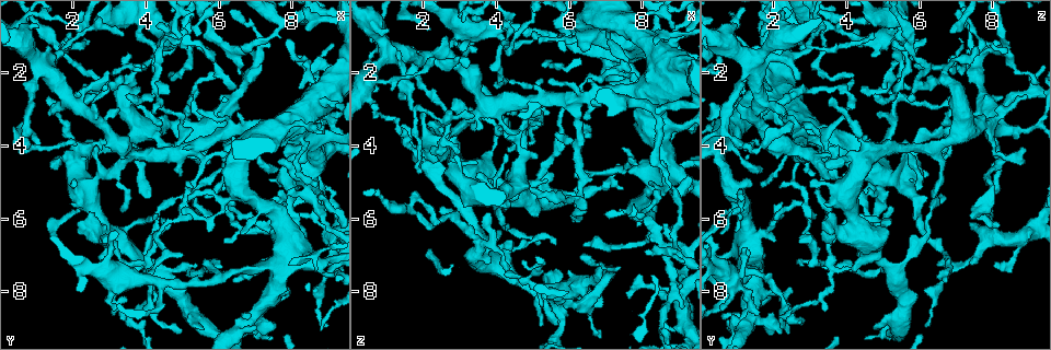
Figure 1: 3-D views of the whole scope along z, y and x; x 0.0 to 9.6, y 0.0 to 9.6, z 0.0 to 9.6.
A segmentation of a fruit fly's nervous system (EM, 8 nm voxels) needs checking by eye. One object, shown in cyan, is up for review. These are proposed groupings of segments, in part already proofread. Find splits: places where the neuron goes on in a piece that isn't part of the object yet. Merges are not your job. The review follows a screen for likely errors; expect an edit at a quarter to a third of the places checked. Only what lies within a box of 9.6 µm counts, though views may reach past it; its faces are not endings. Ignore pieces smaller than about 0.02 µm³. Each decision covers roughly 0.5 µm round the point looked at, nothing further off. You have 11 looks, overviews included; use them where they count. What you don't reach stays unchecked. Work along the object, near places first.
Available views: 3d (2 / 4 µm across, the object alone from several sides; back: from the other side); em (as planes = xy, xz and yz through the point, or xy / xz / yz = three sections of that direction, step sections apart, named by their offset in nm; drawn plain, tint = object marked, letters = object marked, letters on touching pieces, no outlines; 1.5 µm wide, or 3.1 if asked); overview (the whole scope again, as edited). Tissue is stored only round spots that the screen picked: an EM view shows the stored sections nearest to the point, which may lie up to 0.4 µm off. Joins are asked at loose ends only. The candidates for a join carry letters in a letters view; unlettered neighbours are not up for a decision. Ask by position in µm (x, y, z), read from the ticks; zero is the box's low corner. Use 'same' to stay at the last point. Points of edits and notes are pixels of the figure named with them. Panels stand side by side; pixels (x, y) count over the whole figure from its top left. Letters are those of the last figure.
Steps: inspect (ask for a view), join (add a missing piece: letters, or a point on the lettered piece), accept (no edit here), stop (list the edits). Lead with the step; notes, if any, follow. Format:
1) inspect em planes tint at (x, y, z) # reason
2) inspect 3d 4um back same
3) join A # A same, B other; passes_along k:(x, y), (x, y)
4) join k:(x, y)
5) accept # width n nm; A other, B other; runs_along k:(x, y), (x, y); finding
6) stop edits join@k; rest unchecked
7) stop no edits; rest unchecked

inspect em planes tint at (5.25, 1.35, 8.40) # tapers out

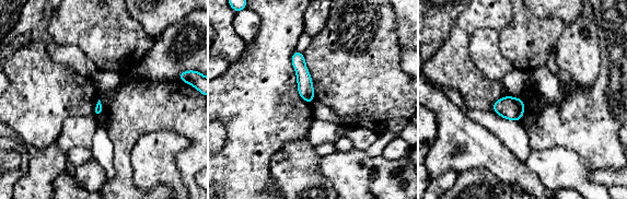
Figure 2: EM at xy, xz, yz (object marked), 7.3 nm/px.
inspect em planes letters same # see the neighbours

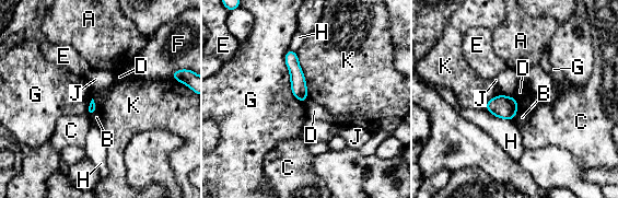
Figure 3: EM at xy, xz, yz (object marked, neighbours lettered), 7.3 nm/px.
accept # width 70 nm; A other, B other, C other, D other, E other, F other, G other, H other, J other, K other; runs_along 3:(289, 54), (295, 70), (302, 98); no lettered piece goes on from it

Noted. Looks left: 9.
inspect em planes letters at (1.85, 1.00, 4.75) # free end

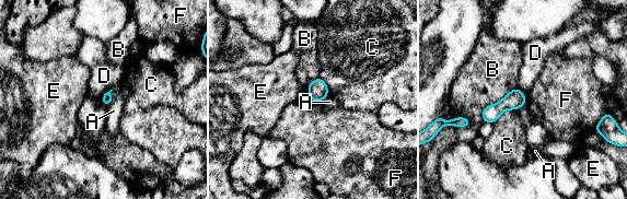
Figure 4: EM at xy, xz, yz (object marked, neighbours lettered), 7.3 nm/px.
accept # A other, B other, C other, D other, E other, F other; border 4:(112, 89), (100, 97); no lettered piece goes on from it

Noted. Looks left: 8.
inspect 3d 2um at (5.00, 7.05, 1.20) # thin end

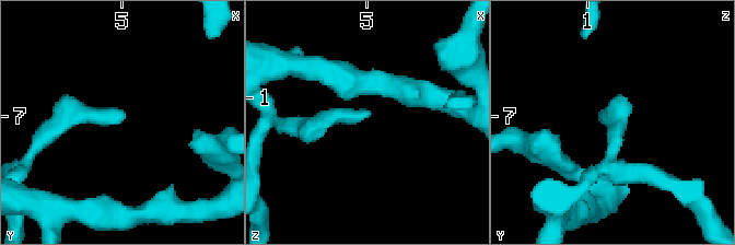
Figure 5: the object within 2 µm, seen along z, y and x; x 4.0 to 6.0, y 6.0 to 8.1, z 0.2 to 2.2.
inspect em planes letters at (4.98, 7.02, 1.16)

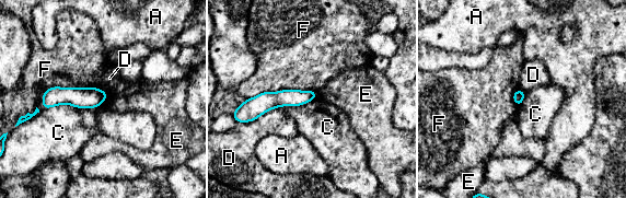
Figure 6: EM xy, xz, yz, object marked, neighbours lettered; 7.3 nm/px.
accept # A other, C other, D other, E other, F other; runs_along 6:(314, 94), (246, 105); none of them fits

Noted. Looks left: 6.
inspect em planes tint at (5.00, 9.05, 2.45)

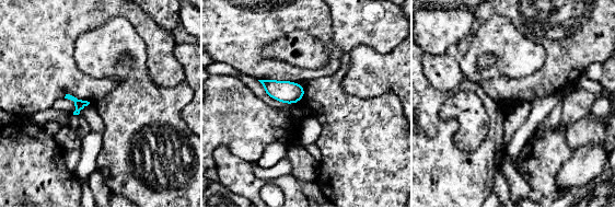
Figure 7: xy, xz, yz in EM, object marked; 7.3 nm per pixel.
inspect em planes letters same # what lies round it

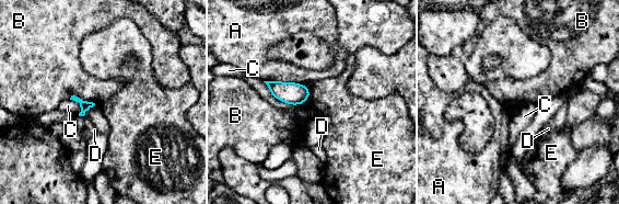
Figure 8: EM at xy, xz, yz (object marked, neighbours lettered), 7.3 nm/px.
accept # A other, B other, C other, D other, E other; border 8:(69, 98), (74, 95), (95, 103); no lettered piece goes on from it

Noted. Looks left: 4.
stop no edits; rest unchecked

